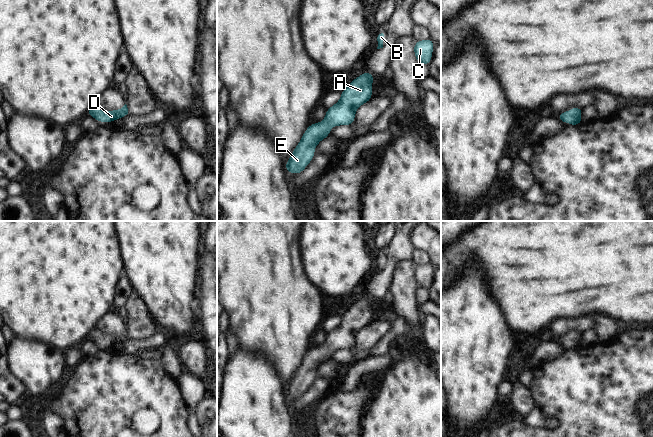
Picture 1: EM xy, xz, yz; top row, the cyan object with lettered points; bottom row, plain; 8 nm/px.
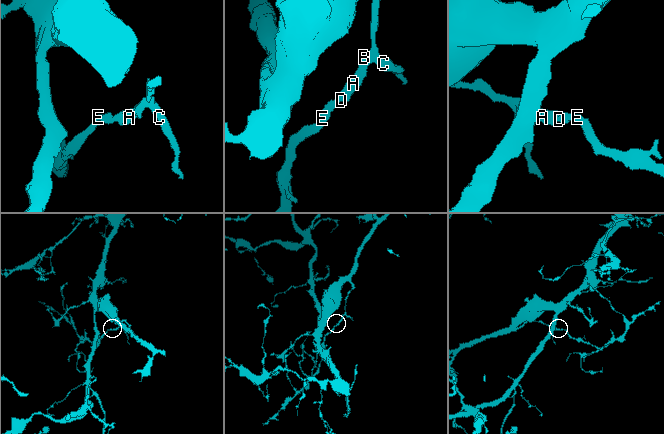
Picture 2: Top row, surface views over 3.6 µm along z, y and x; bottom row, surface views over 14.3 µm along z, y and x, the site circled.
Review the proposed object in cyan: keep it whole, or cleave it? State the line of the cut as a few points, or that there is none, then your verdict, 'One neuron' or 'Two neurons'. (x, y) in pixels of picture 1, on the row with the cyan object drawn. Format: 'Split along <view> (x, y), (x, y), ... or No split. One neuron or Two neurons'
No split. One neuron.

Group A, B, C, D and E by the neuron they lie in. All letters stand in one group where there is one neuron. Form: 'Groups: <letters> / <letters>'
Groups: A B C D E.

